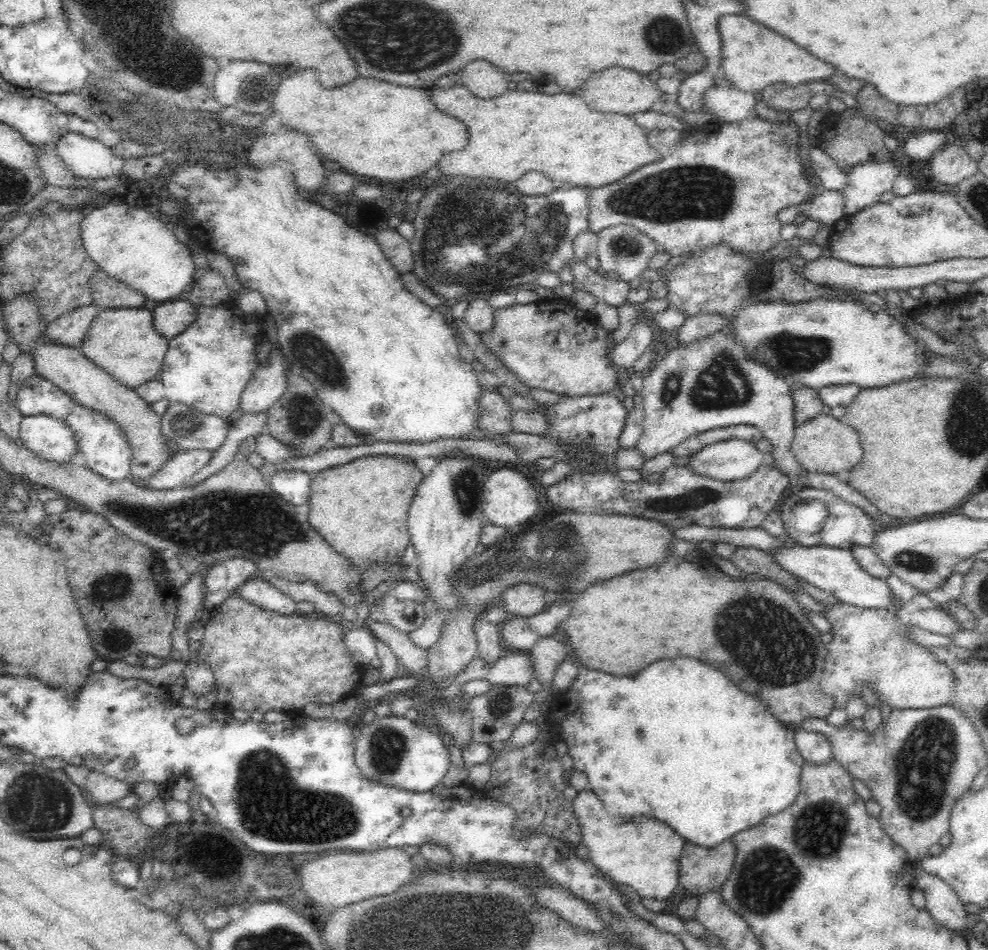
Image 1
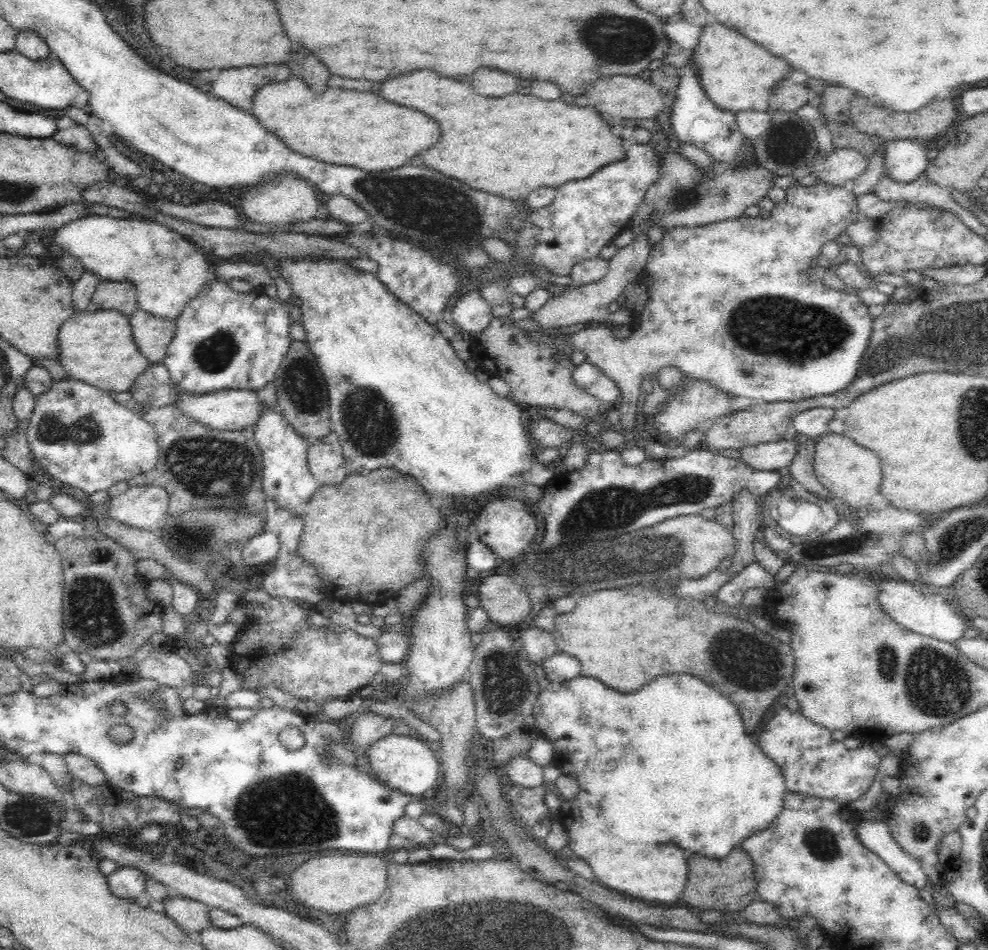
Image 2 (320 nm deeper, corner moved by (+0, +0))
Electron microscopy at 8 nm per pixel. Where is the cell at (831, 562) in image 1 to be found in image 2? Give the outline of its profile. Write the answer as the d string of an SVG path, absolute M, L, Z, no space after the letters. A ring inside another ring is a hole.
M878 575L876 581L879 586L880 606L884 609L884 612L892 617L892 620L895 620L906 630L954 645L957 640L964 638L964 633L972 626L971 621L962 618L945 596L936 593L936 591L925 591L912 583L906 582L904 579L893 580Z

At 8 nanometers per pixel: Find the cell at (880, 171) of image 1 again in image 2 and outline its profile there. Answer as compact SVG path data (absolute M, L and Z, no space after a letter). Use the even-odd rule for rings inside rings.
M915 139L887 141L885 168L892 180L901 183L916 180L928 166L928 150Z

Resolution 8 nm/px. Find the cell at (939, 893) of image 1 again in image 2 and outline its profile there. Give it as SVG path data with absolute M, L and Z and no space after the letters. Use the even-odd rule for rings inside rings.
M866 818L858 822L856 837L862 846L878 855L905 884L910 884L918 890L927 888L929 881L922 870L921 861L904 852L894 840L886 821Z

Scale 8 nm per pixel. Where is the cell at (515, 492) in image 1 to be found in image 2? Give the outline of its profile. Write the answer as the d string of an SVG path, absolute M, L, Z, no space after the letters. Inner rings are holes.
M498 498L492 500L488 506L482 508L480 516L474 520L478 526L479 541L488 547L494 554L498 562L504 560L516 560L518 556L524 554L526 546L536 537L538 526L534 517L534 508L527 501L514 500L514 498Z

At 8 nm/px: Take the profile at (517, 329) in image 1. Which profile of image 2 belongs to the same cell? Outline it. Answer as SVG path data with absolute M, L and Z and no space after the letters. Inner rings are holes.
M508 317L495 318L490 324L473 339L476 339L474 358L479 362L479 368L488 372L491 376L501 376L509 384L508 399L518 405L529 407L552 408L560 410L564 408L570 412L576 412L586 419L596 419L603 412L602 402L598 401L590 393L574 387L570 383L572 370L576 365L570 361L570 356L564 361L555 361L552 356L561 352L560 347L554 345L534 343L524 335L524 330L512 325L513 321Z

